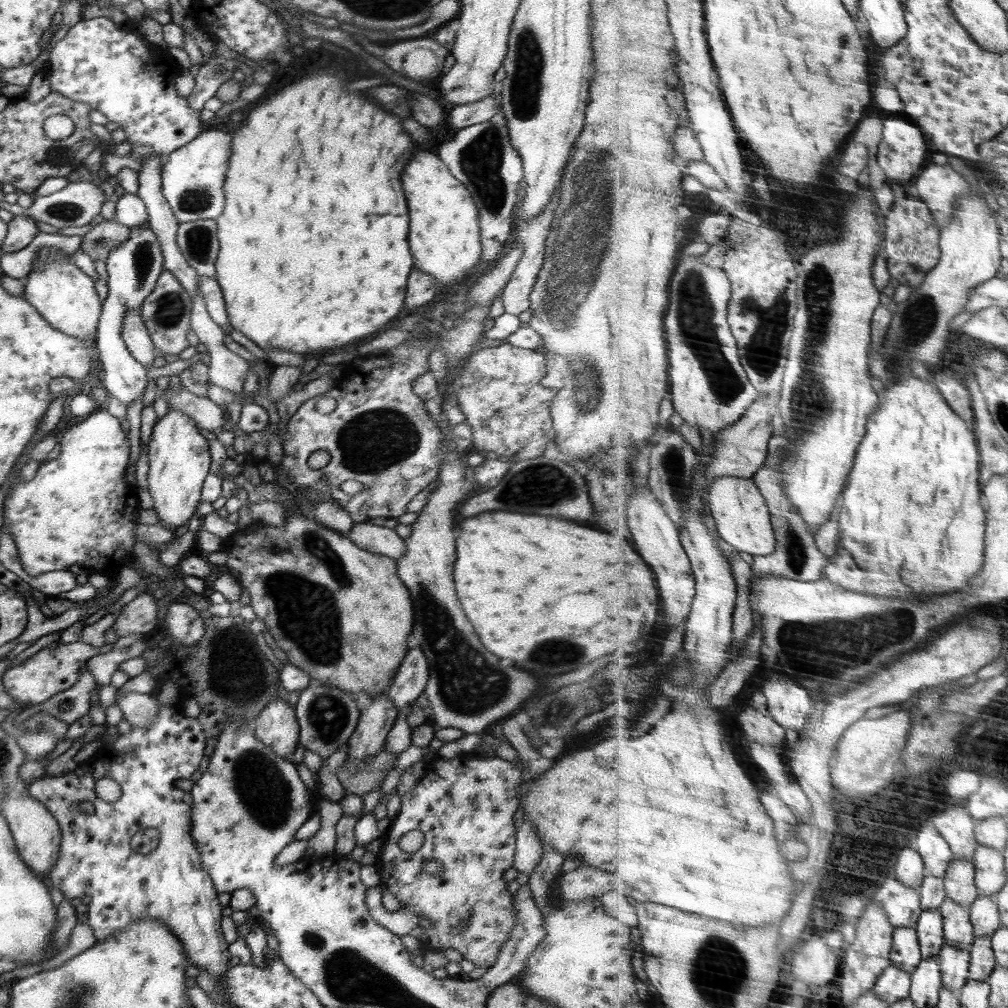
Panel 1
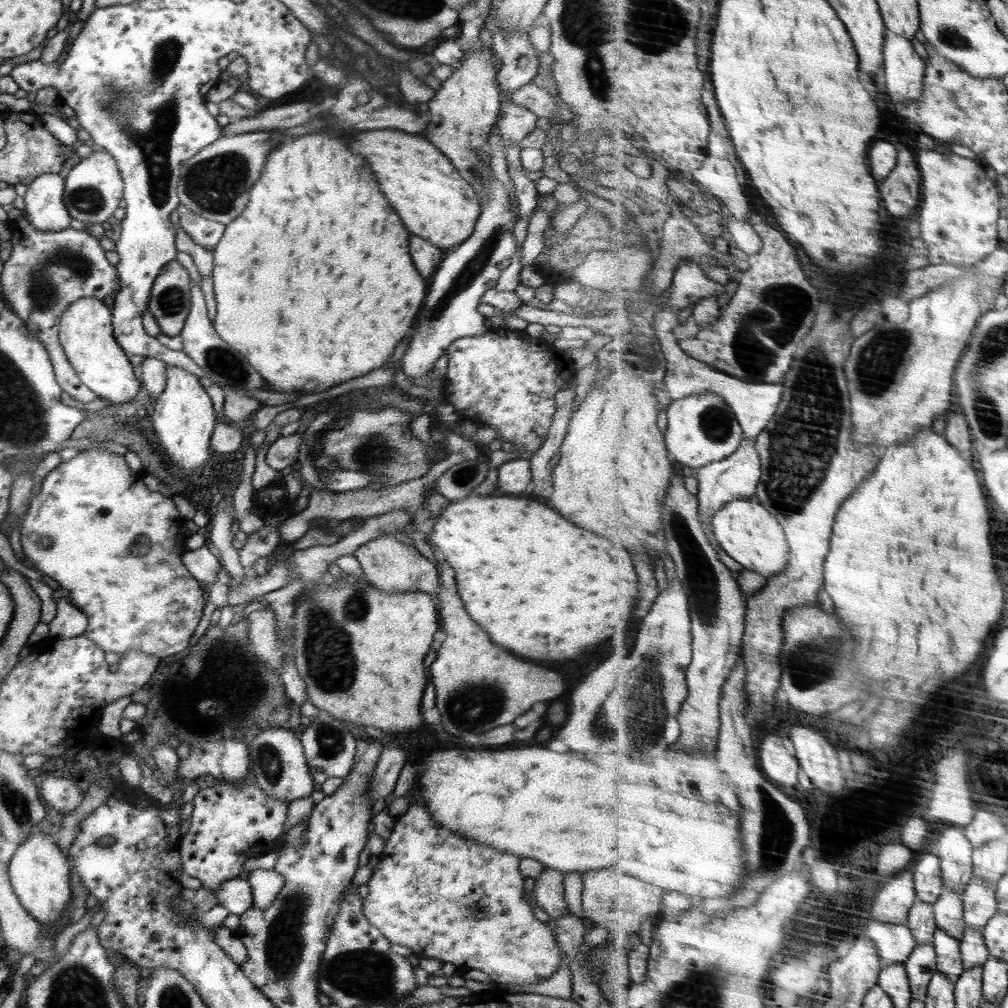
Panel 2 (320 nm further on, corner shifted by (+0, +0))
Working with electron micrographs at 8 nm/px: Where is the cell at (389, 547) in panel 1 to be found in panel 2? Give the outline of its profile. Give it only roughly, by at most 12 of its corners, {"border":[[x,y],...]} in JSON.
{"border":[[393,535],[353,554],[382,592],[439,587],[436,562]]}

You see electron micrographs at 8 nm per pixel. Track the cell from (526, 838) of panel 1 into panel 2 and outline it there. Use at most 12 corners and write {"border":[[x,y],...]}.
{"border":[[546,867],[535,879],[537,906],[550,919],[569,912],[563,875]]}

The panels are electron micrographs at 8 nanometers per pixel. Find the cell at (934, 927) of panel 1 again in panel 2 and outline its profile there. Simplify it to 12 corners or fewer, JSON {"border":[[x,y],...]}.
{"border":[[935,941],[919,945],[906,966],[913,998],[925,1000],[938,973]]}

